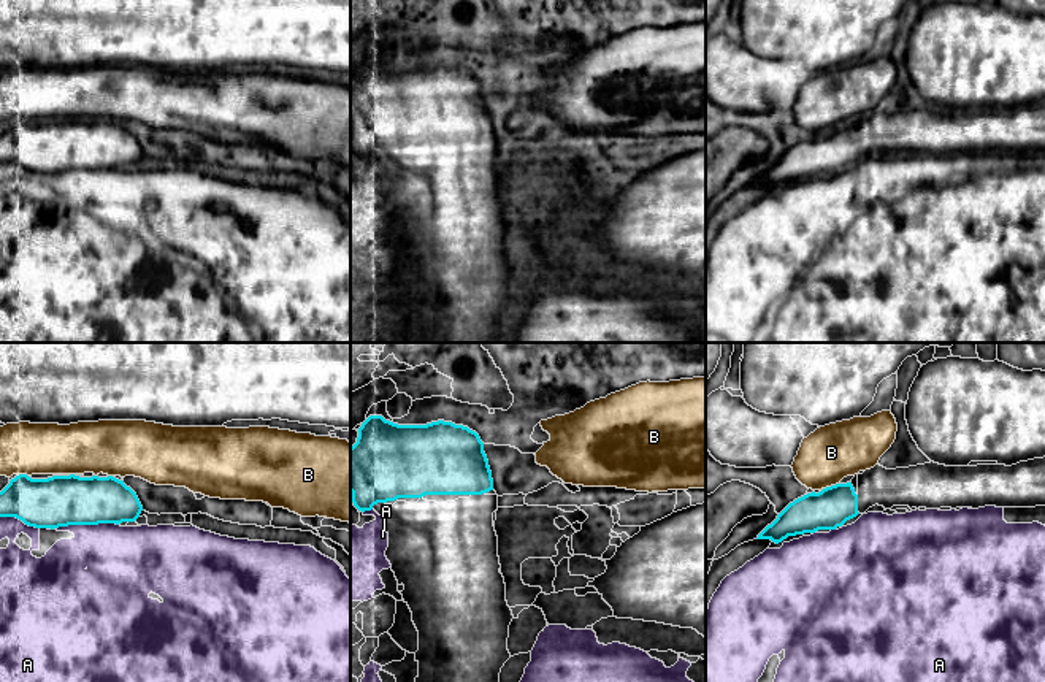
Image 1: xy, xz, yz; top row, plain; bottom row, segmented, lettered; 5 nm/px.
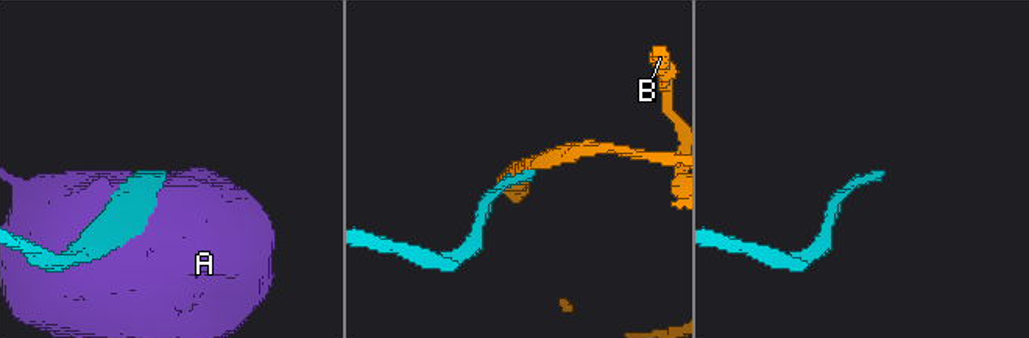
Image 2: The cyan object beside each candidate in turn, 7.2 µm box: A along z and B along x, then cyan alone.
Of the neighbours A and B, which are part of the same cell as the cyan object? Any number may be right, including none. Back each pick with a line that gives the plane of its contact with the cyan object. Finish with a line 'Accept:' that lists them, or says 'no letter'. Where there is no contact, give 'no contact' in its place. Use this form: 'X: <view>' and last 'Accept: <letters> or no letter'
Accept: no letter

